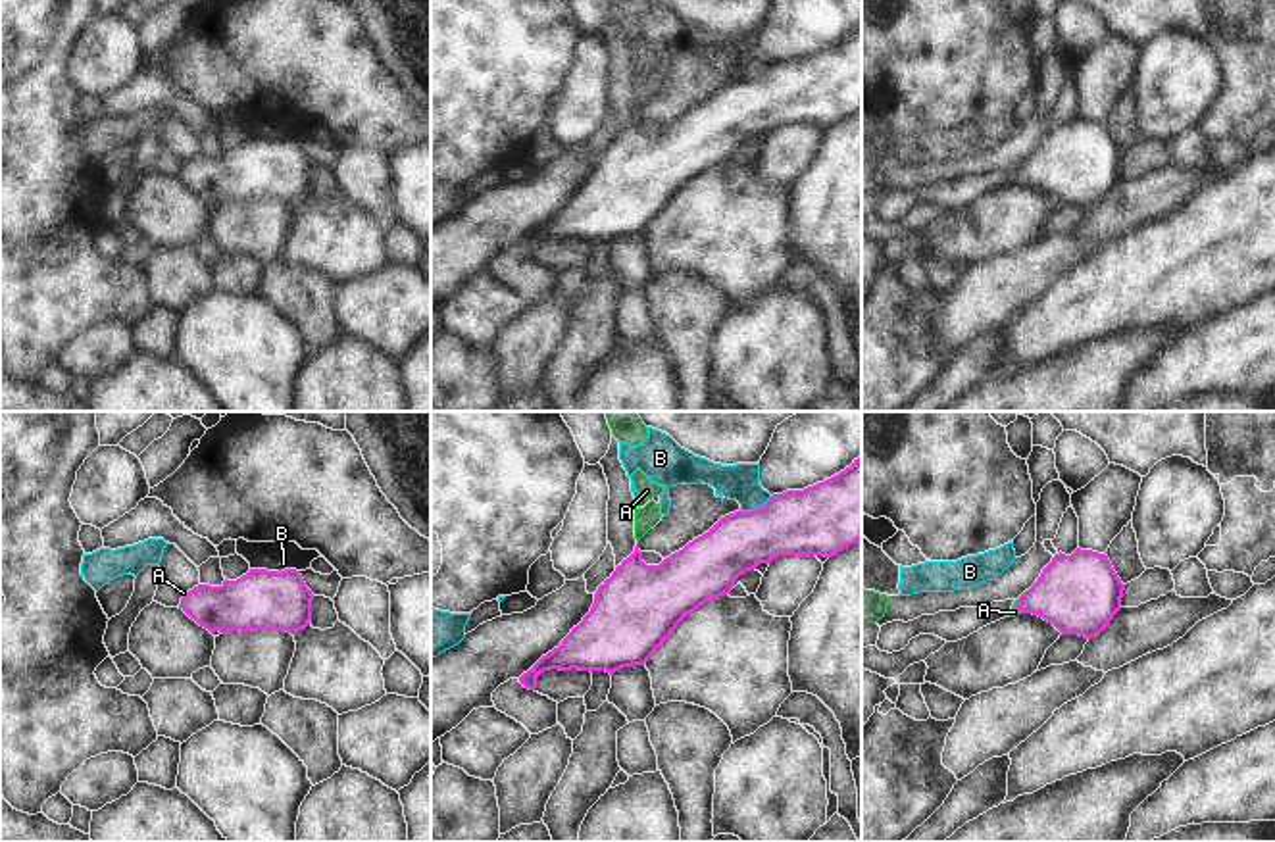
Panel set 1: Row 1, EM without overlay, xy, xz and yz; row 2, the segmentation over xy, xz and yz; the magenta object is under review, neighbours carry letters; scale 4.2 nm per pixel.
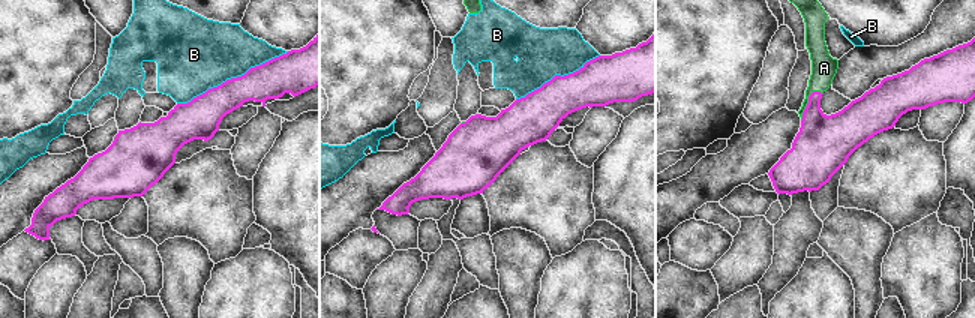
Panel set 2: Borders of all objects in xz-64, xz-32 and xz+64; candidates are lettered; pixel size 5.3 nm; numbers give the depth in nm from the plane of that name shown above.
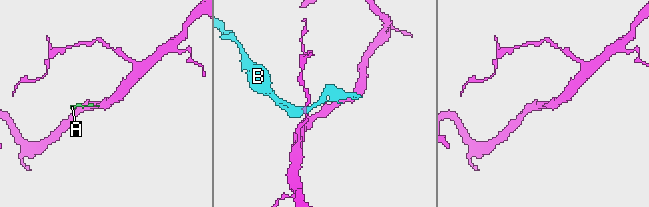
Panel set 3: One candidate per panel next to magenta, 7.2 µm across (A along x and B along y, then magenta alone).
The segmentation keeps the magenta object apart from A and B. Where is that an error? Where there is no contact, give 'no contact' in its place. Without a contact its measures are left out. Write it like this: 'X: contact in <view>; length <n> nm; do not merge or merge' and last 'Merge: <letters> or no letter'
A: contact in yz; length 70 nm; merge
B: contact in xz; length 160 nm; do not merge
Merge: A

